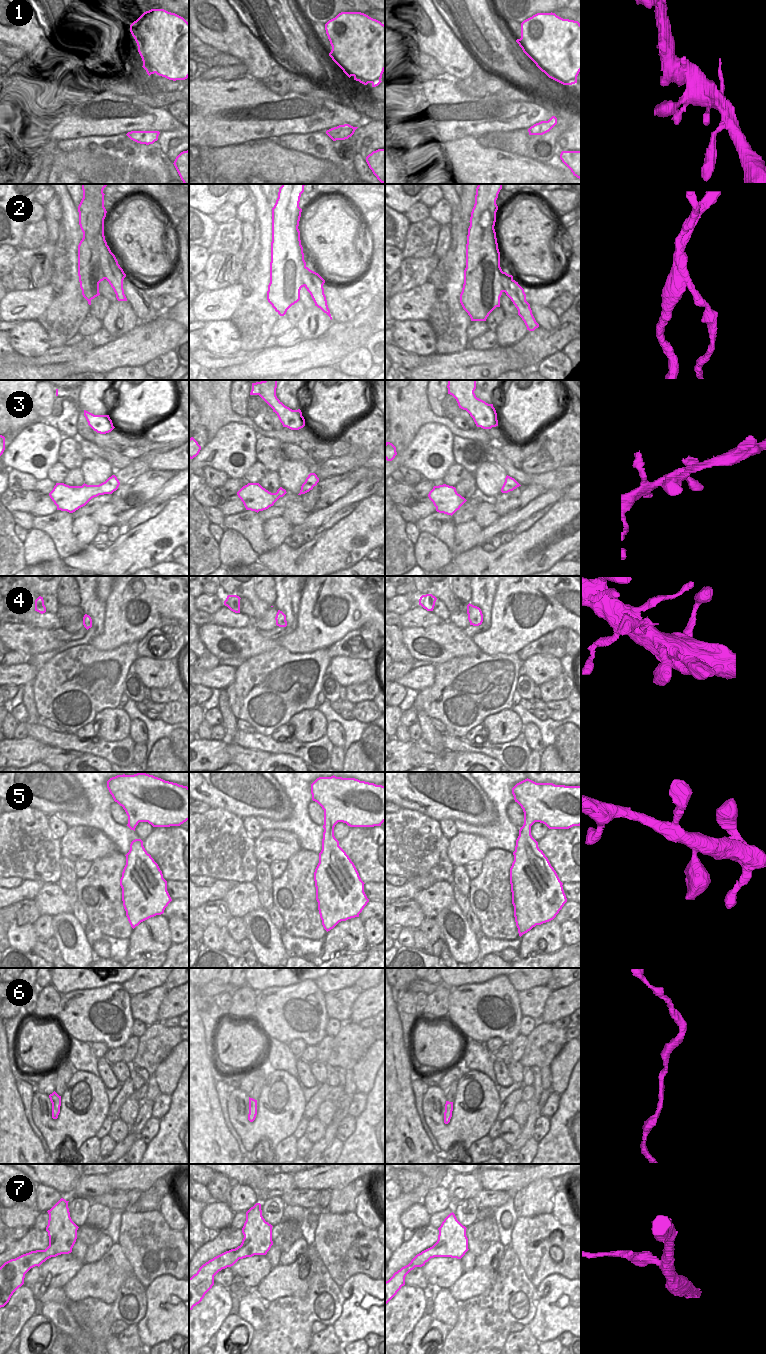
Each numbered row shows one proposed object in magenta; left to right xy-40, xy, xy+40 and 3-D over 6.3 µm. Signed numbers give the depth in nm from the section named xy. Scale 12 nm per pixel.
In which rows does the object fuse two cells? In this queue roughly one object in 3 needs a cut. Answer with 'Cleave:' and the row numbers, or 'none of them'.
Cleave: 2.

